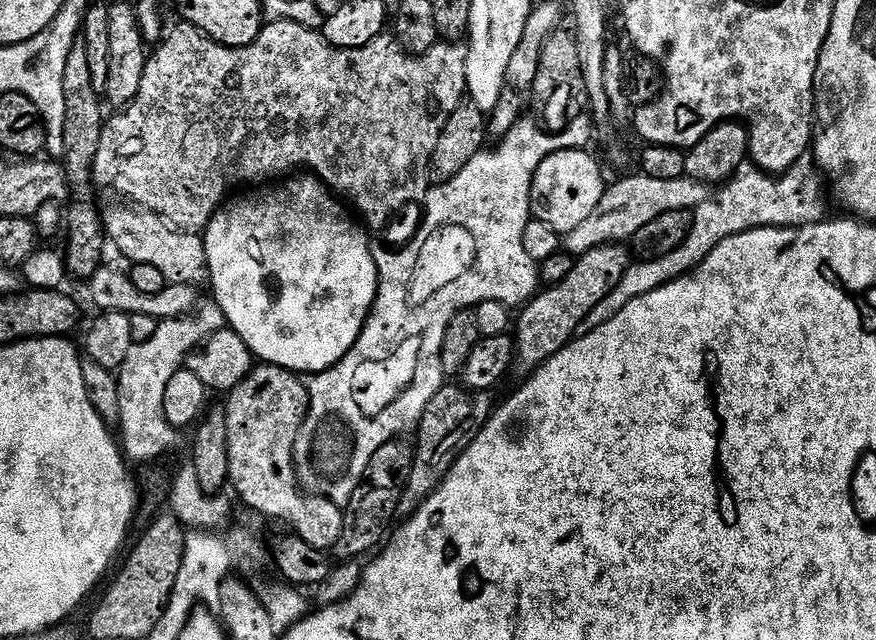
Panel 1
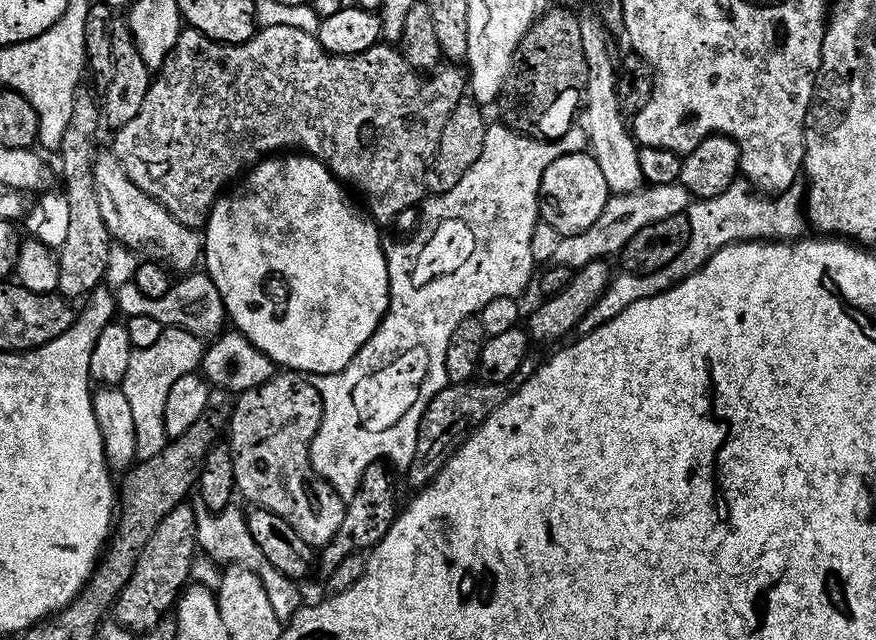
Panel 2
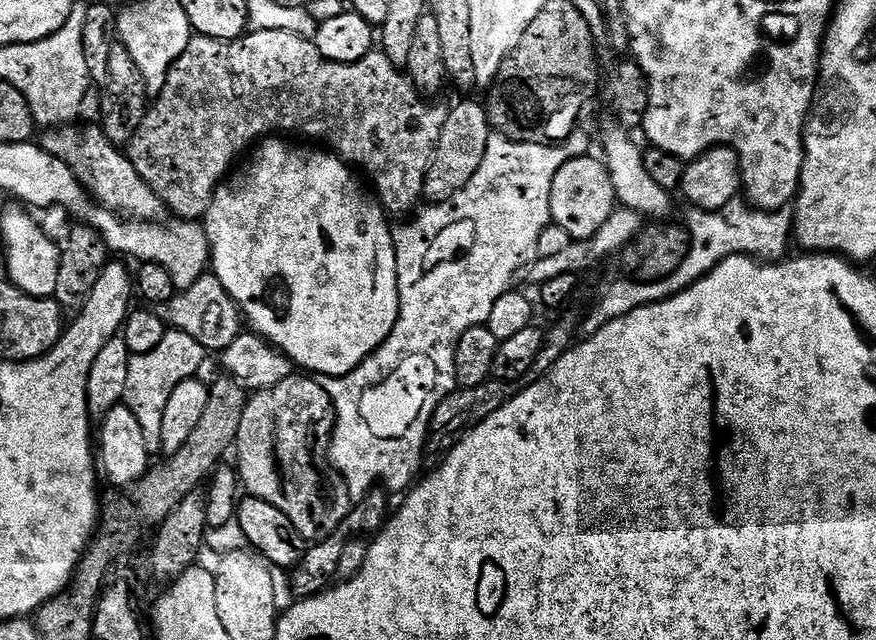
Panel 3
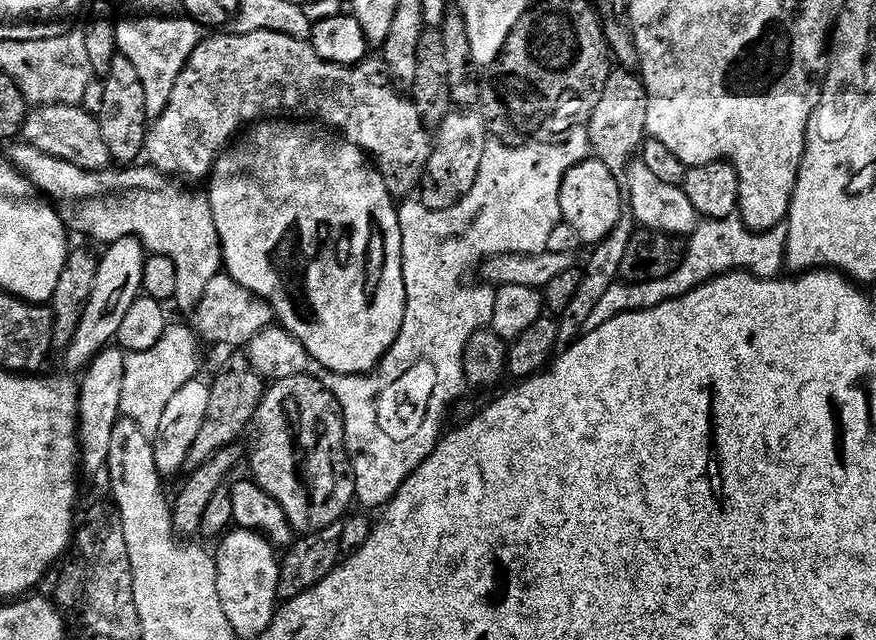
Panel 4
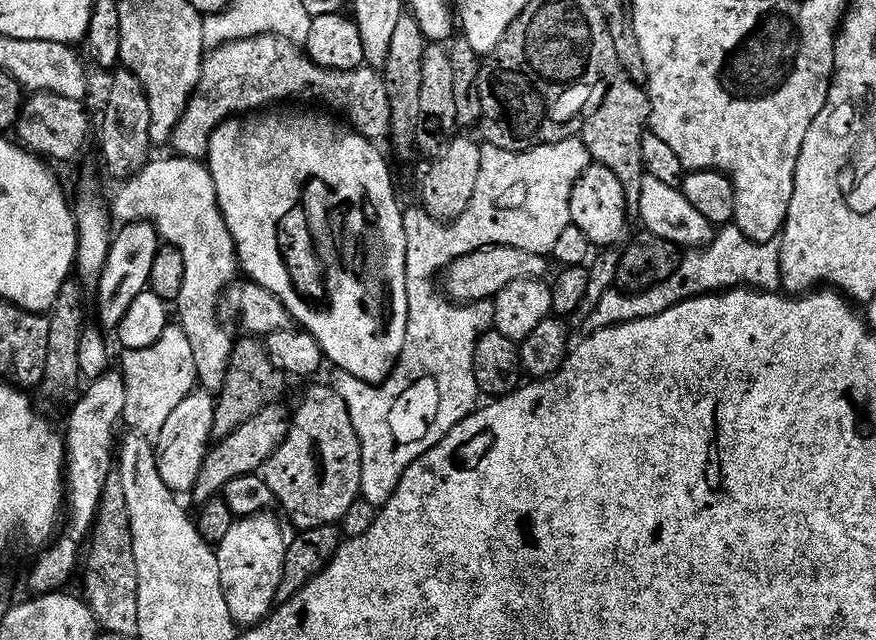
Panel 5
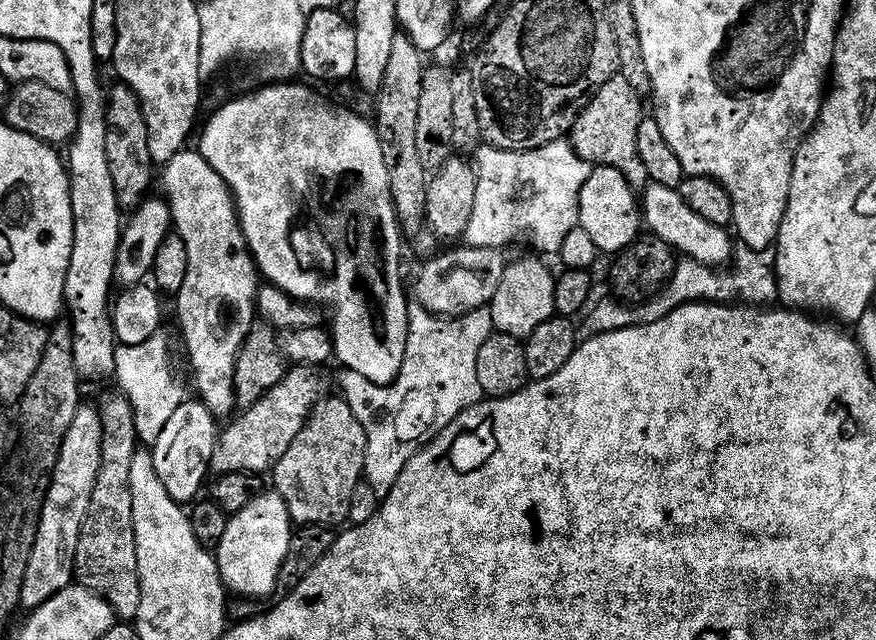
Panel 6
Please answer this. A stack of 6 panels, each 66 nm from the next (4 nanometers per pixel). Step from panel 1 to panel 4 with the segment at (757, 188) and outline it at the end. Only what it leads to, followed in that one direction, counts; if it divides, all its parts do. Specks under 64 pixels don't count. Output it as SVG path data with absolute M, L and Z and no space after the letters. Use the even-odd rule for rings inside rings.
M739 215L728 216L725 220L701 219L687 237L682 266L678 266L670 278L645 284L614 283L591 314L587 331L593 332L598 330L598 326L606 326L606 322L623 312L640 312L644 308L656 308L668 300L676 300L695 288L709 284L716 276L725 276L727 272L748 272L763 280L775 280L781 275L780 267L785 267L787 246L788 229L784 226L768 232L753 232L744 225Z

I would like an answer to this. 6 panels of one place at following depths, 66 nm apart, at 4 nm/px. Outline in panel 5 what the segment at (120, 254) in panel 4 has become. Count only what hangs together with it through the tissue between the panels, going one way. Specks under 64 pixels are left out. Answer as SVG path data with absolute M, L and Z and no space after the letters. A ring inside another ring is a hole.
M135 220L133 224L125 224L113 235L106 266L100 275L99 284L94 288L101 329L109 330L108 328L116 328L119 324L121 327L127 321L130 306L134 306L136 299L148 288L150 269L154 267L154 258L161 246L162 241L156 227L147 220Z

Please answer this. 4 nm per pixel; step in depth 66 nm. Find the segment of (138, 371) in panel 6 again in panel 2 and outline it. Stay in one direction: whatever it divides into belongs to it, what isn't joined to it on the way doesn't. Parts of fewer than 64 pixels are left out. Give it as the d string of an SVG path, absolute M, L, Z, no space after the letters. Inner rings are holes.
M165 328L154 346L133 351L122 387L134 413L134 430L138 430L136 454L140 460L154 458L168 447L170 437L164 425L166 398L170 398L170 390L174 390L178 378L193 375L203 365L205 351L205 341L181 328Z

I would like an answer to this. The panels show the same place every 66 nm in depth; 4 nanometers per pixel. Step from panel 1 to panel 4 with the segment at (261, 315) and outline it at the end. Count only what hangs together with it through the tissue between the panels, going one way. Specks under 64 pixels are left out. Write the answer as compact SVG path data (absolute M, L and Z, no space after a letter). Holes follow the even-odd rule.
M272 118L267 122L257 123L251 130L245 131L235 143L224 149L212 167L208 186L206 195L210 210L214 214L214 226L218 226L227 275L232 276L234 282L238 282L243 288L249 288L254 295L262 297L272 308L279 327L285 328L294 338L298 338L306 346L309 357L315 363L317 360L324 370L338 372L342 376L359 376L371 372L390 350L390 346L394 346L402 330L406 314L406 282L402 274L402 216L382 174L370 163L365 152L319 123L297 122L292 118Z

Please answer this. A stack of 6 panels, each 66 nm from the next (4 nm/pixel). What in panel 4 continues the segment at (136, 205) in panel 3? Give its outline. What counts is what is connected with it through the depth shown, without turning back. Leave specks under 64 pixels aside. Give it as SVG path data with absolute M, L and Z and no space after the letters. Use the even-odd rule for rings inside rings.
M41 104L28 113L22 133L23 143L42 150L54 158L62 158L82 170L105 171L113 163L106 141L102 139L99 119L79 104Z

